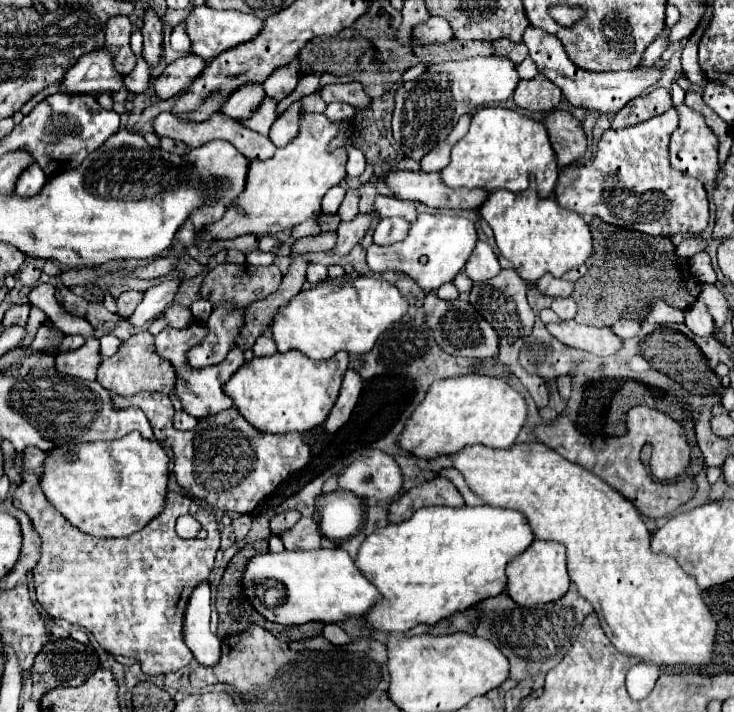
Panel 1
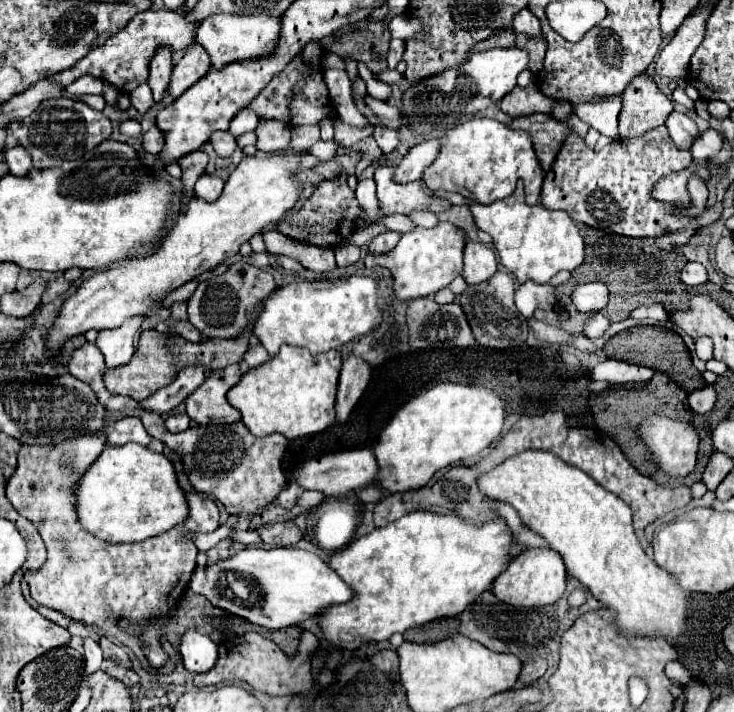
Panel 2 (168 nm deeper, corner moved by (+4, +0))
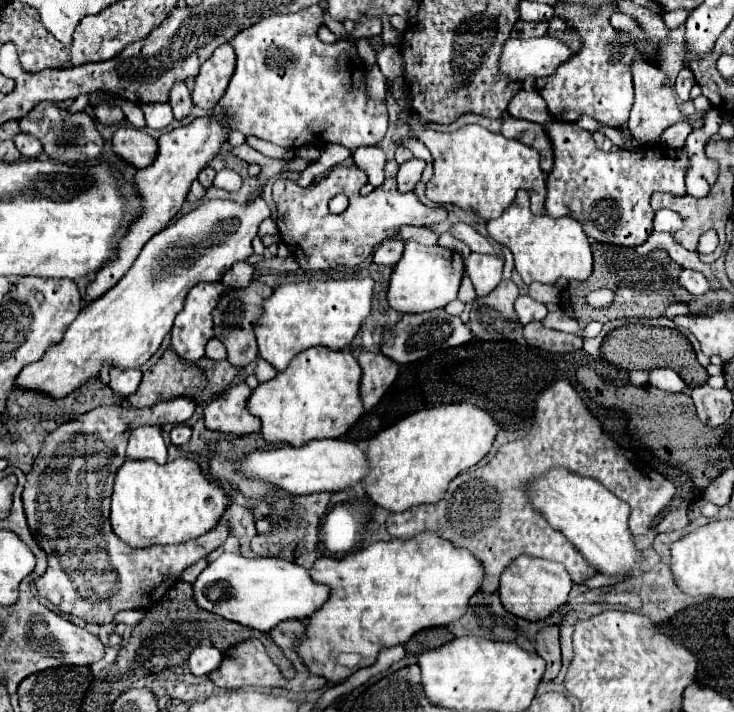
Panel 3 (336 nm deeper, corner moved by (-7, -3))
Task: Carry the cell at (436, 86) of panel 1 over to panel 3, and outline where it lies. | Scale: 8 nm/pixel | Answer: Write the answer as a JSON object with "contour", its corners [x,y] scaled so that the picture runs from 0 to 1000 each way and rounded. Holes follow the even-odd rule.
{"contour":[[[751,52],[732,55],[693,55],[685,63],[680,100],[693,114],[715,114],[718,108],[751,105],[767,86],[778,80],[770,60]]]}

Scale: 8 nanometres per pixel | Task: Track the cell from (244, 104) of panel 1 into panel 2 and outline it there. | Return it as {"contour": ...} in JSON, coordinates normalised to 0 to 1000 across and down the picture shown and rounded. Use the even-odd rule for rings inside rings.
{"contour":[[[332,152],[332,157],[327,157],[327,163],[322,163],[319,171],[313,174],[313,183],[311,183],[311,185],[313,185],[319,194],[324,194],[327,188],[343,185],[343,183],[349,180],[349,174],[351,174],[351,169],[349,169],[346,157],[343,157],[341,152]]]}

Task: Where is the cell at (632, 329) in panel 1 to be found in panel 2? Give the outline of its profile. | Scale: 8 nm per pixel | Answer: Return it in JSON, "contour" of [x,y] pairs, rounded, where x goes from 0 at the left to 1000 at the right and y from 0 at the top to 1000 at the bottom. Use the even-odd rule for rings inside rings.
{"contour":[[[812,438],[812,441],[807,441],[801,449],[798,449],[798,458],[796,458],[796,472],[798,475],[815,475],[815,472],[820,472],[823,469],[823,463],[831,458],[831,452],[817,441],[817,438]]]}

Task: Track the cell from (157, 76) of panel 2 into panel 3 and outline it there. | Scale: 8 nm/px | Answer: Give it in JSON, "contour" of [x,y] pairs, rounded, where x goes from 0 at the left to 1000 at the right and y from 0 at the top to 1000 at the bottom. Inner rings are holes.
{"contour":[[[238,117],[238,122],[233,122],[230,131],[230,147],[238,159],[238,167],[249,167],[252,162],[257,162],[260,153],[260,133],[252,117]]]}

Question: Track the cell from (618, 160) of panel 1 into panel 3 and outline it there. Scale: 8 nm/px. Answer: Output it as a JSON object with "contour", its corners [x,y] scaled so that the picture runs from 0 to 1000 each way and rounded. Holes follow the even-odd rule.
{"contour":[[[751,170],[751,173],[743,176],[743,181],[745,181],[745,190],[751,192],[751,201],[753,201],[753,206],[756,206],[756,232],[753,232],[753,240],[751,240],[748,249],[745,249],[743,296],[745,296],[745,302],[751,302],[751,305],[770,305],[770,302],[775,302],[775,305],[792,310],[797,327],[800,327],[805,336],[811,336],[811,338],[819,338],[819,341],[838,341],[838,344],[849,344],[849,347],[868,347],[868,344],[879,341],[881,333],[890,327],[890,294],[887,294],[887,288],[884,288],[887,274],[894,270],[911,270],[922,275],[931,275],[936,271],[933,243],[936,243],[936,237],[939,237],[939,218],[936,218],[936,209],[933,209],[933,206],[911,209],[911,206],[895,204],[895,206],[868,206],[868,209],[862,209],[862,212],[857,212],[857,209],[841,209],[841,212],[824,215],[824,212],[819,212],[819,209],[811,206],[811,198],[808,198],[805,187],[797,184],[797,181],[789,181],[783,173]]]}

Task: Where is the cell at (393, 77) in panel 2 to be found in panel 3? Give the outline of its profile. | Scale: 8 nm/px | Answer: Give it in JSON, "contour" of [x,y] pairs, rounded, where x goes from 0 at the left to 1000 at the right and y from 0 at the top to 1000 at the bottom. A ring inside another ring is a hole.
{"contour":[[[525,63],[514,74],[514,91],[516,91],[519,103],[525,105],[527,117],[533,117],[535,111],[541,111],[549,103],[549,83],[546,83],[544,66],[541,63]]]}

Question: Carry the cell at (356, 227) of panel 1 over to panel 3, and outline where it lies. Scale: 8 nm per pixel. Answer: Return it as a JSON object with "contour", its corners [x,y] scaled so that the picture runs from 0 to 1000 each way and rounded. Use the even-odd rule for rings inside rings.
{"contour":[[[489,206],[481,215],[481,226],[486,235],[497,237],[497,243],[503,246],[503,257],[514,265],[525,249],[522,249],[522,232],[527,226],[525,215],[516,206]]]}

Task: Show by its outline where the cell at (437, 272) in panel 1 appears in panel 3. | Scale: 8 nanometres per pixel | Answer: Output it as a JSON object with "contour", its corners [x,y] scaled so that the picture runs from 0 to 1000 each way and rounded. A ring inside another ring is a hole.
{"contour":[[[554,338],[549,361],[538,372],[530,395],[527,423],[544,440],[576,440],[606,431],[623,420],[623,409],[634,383],[634,369],[628,355],[612,353],[598,344],[574,344],[568,338]]]}

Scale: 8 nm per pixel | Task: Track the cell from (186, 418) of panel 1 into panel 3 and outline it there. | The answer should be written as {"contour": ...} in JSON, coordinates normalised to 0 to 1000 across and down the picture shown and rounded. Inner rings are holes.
{"contour":[[[238,597],[230,611],[233,611],[233,622],[236,622],[238,628],[252,625],[252,622],[260,617],[260,600],[257,600],[257,597]]]}

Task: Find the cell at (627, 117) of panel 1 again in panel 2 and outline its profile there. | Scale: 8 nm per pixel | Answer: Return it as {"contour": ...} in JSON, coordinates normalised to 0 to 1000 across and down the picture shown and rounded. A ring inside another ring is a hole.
{"contour":[[[883,104],[866,107],[847,132],[845,194],[866,194],[907,174],[916,140],[905,135]]]}

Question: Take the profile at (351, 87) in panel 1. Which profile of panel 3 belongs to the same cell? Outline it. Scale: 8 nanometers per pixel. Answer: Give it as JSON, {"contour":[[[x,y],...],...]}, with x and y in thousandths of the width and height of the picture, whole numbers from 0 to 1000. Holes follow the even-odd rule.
{"contour":[[[563,159],[554,162],[554,176],[560,190],[576,198],[593,223],[590,249],[582,257],[582,277],[587,282],[617,285],[666,310],[680,305],[699,285],[707,265],[715,265],[723,274],[723,296],[729,302],[743,296],[743,243],[734,215],[726,206],[691,195],[655,176],[634,176],[617,187],[595,187],[576,176]]]}

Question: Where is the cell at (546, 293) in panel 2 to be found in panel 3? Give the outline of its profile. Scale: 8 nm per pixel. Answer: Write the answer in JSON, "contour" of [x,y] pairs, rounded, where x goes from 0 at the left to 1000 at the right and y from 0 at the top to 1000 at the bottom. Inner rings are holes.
{"contour":[[[721,414],[707,417],[707,420],[702,423],[702,437],[704,437],[707,451],[710,451],[713,456],[715,456],[715,454],[723,454],[723,451],[729,451],[729,448],[737,451],[737,448],[743,448],[743,442],[748,440],[740,426],[723,420]]]}

